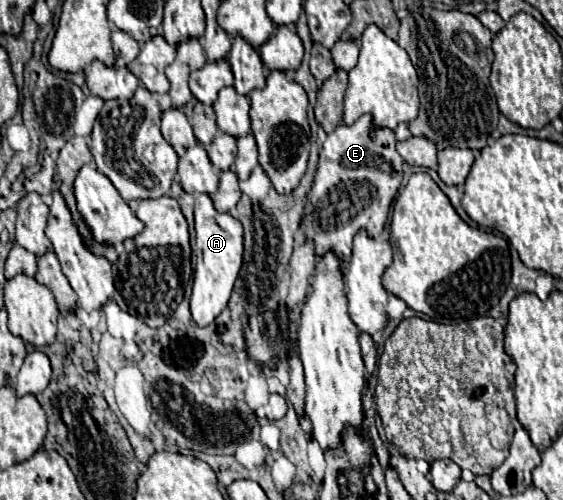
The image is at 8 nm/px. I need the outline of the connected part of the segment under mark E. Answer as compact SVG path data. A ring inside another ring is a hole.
M362 116L356 124L340 124L328 134L302 214L302 234L306 242L314 246L314 256L322 258L328 252L334 252L340 258L342 270L350 262L354 234L360 230L366 230L370 238L382 234L390 206L402 184L404 160L396 152L394 132L380 128L380 132L370 138L370 122L370 116Z

